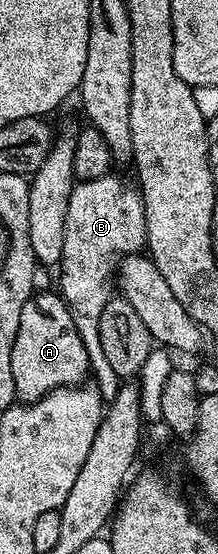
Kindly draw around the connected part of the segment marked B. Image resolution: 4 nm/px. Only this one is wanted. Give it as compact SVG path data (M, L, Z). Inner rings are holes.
M117 173L104 175L95 181L74 182L71 201L67 201L63 257L59 264L59 294L68 305L75 329L83 341L83 349L87 349L89 354L92 382L105 401L114 399L122 380L115 369L111 369L107 357L103 357L103 345L99 345L99 317L109 300L114 298L119 261L127 255L138 254L146 246L145 206L140 190L130 183L124 183Z

